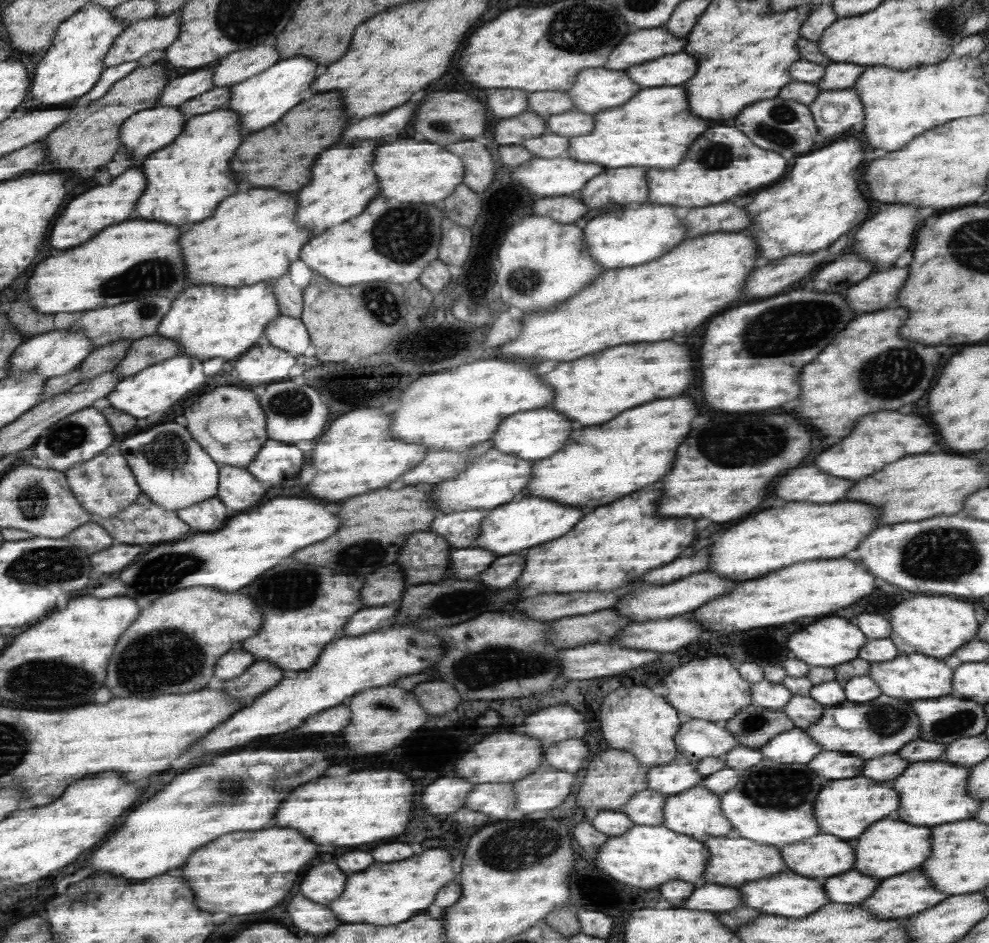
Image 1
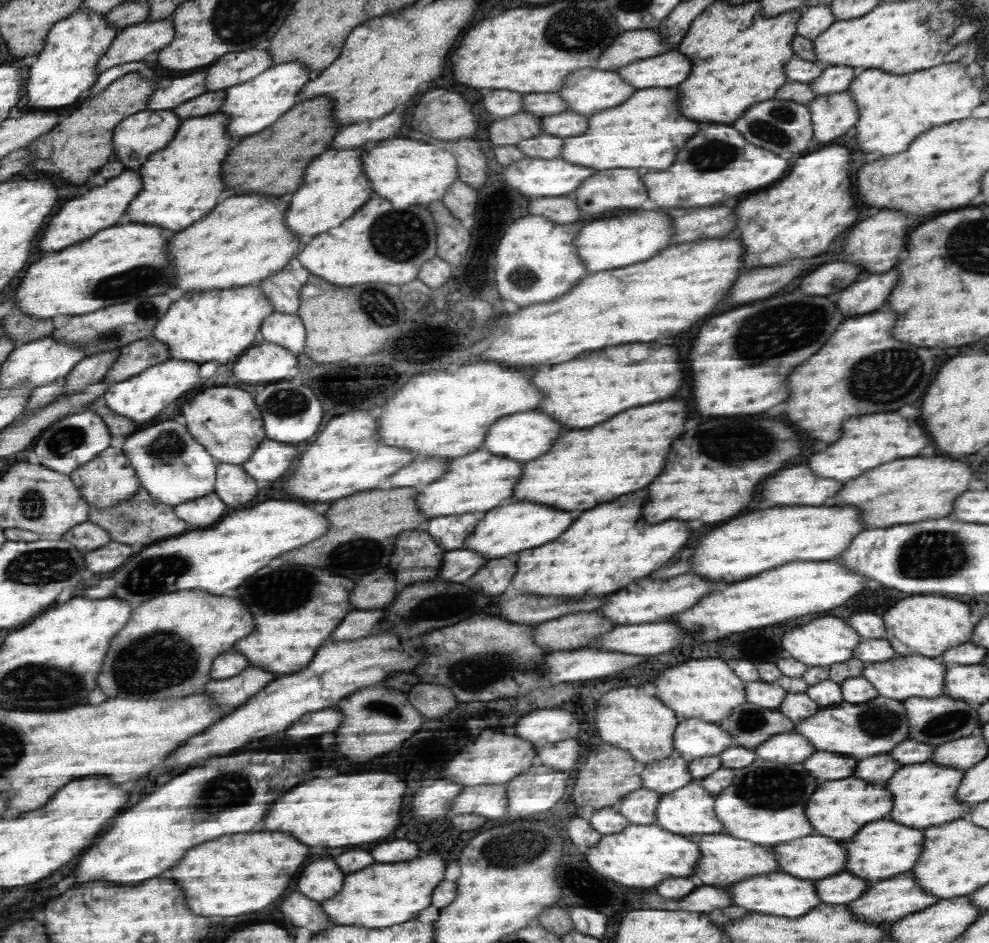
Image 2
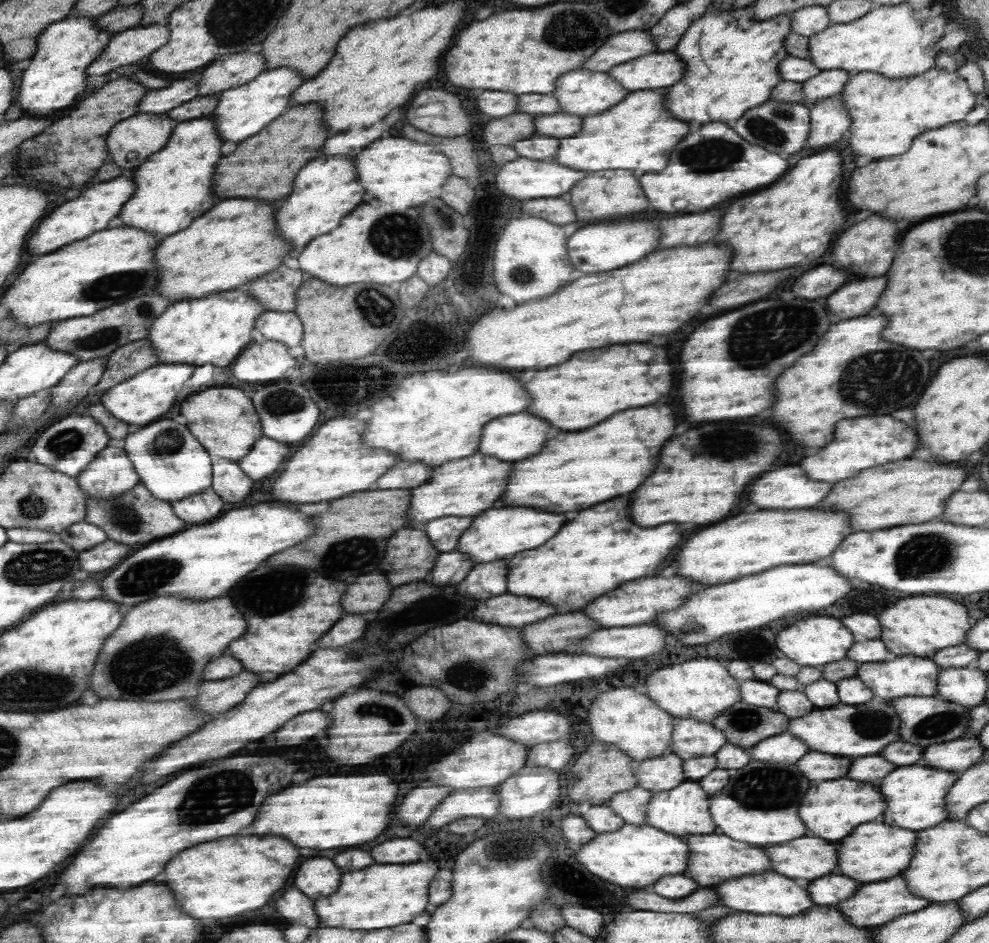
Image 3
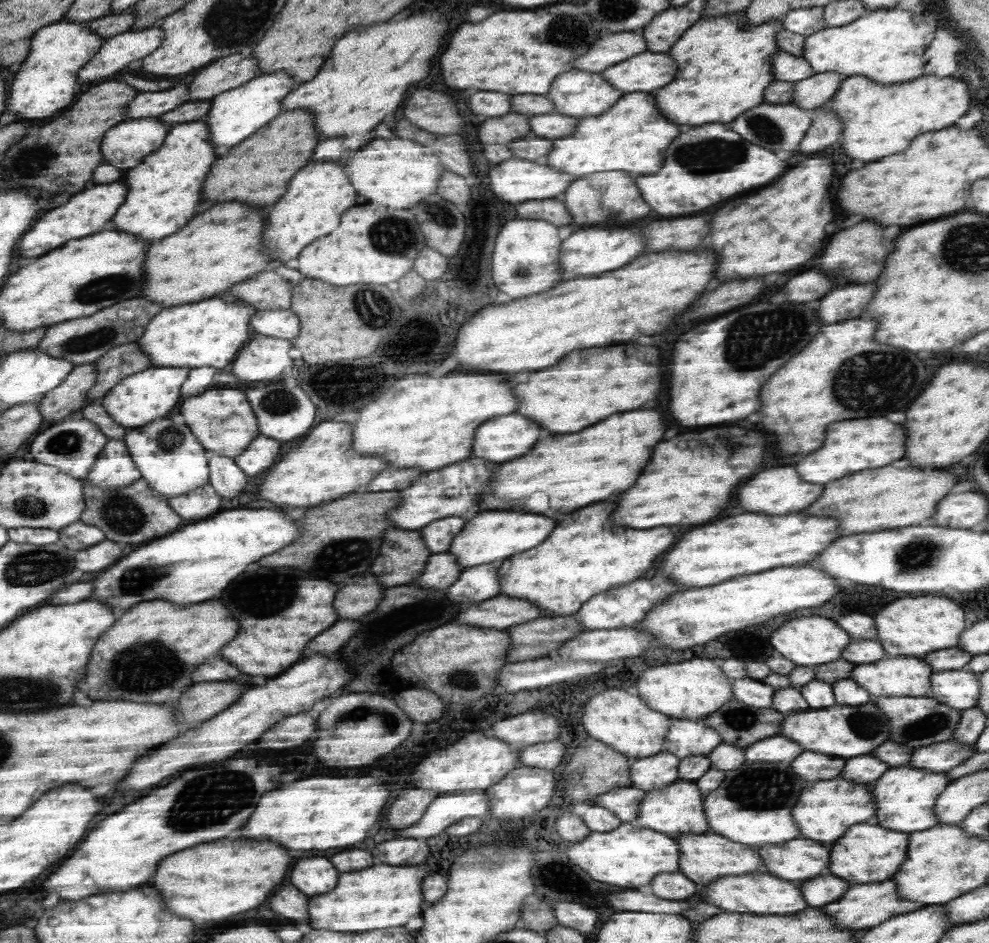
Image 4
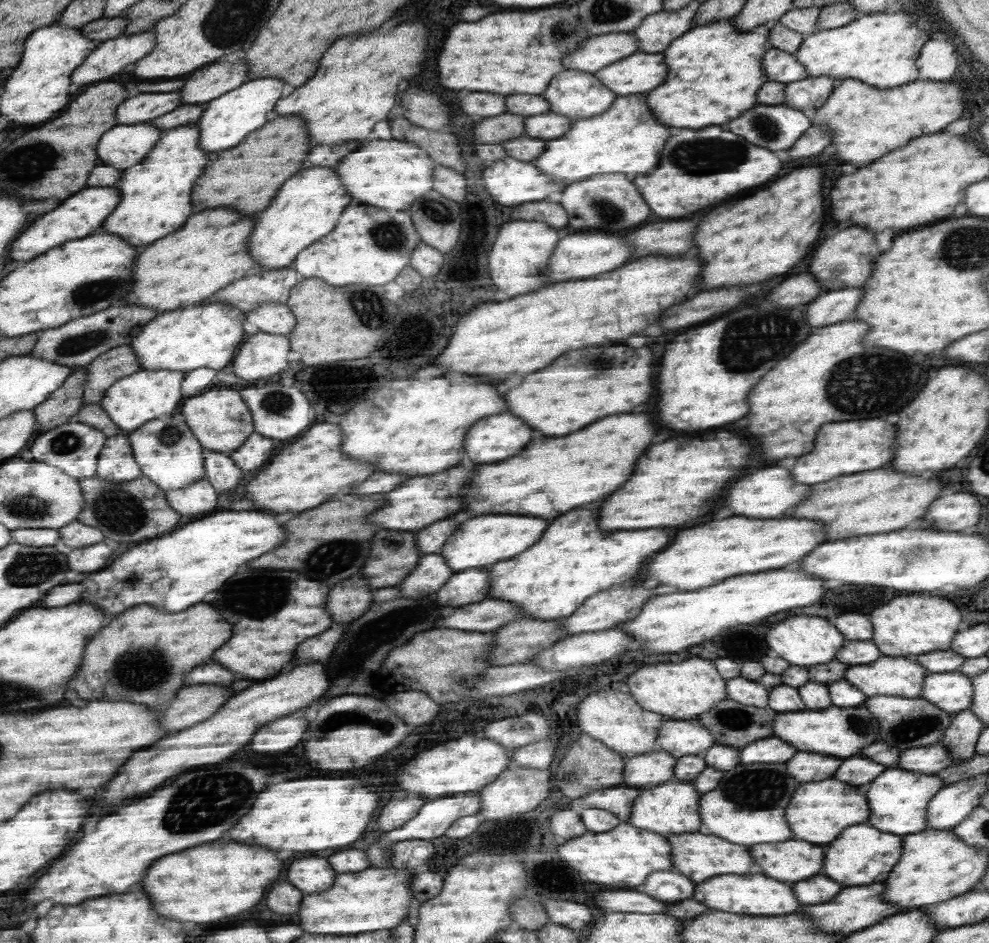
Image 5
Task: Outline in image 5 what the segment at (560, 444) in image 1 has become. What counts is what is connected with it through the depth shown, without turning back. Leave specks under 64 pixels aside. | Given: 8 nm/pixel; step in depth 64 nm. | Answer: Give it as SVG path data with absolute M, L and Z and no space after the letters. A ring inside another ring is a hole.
M510 412L502 416L490 416L490 420L482 420L482 424L479 420L471 426L466 438L466 446L470 446L470 460L478 464L490 464L490 462L512 458L532 440L532 434L534 430L524 420L520 420Z

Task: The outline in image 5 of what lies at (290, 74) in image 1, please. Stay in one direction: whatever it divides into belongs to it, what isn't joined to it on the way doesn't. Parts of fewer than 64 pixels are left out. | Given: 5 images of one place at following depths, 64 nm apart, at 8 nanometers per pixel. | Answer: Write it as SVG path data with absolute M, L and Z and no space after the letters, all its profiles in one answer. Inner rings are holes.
M276 78L249 79L236 90L207 102L200 120L195 123L202 140L206 140L201 144L202 148L208 152L216 152L216 150L228 150L238 146L247 136L268 122L268 114L274 112L276 100L284 96L284 86L286 84Z

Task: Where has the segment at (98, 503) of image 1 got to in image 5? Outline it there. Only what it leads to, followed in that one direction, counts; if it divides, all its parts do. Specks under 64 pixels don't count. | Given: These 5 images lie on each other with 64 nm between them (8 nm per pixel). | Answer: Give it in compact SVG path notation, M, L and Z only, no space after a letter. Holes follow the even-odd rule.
M126 436L107 439L105 448L97 460L97 477L103 482L129 482L138 479L143 473L132 458L132 448Z

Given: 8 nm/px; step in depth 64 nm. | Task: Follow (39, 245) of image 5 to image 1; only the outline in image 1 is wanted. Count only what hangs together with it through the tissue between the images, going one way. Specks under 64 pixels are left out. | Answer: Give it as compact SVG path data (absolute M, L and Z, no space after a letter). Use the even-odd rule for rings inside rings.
M128 170L122 176L114 178L114 182L106 186L96 186L94 190L80 194L80 198L70 200L70 208L66 208L62 216L58 216L58 224L54 224L54 236L50 236L50 244L58 250L80 246L92 240L92 236L96 236L102 228L128 220L136 208L138 198L144 194L144 188L146 188L144 172Z

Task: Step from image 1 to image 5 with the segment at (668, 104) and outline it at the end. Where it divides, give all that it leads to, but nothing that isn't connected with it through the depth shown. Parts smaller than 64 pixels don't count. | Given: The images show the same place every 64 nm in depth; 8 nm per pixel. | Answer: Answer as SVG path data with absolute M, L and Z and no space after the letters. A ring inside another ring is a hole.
M642 94L618 96L618 104L596 118L576 120L564 138L548 140L546 152L536 164L542 164L542 172L558 176L558 180L570 184L594 174L616 174L622 172L634 180L636 174L650 174L658 166L658 158L666 140L670 138L670 128L658 122Z

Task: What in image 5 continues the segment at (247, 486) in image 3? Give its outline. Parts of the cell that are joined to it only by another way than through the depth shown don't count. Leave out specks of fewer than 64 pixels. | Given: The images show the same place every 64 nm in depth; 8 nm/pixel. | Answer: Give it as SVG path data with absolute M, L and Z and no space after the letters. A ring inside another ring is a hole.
M204 449L203 455L205 478L216 488L216 492L222 494L222 492L228 492L228 490L236 490L242 484L244 474L236 466L236 461L232 456L210 449Z

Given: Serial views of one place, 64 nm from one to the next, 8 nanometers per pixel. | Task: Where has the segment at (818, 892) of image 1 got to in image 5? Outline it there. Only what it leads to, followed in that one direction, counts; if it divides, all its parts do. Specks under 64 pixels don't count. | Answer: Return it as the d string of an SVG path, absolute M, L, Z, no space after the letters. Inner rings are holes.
M764 874L750 876L716 876L714 880L706 880L706 884L698 884L698 902L712 906L714 910L734 912L734 914L750 914L750 916L784 916L792 914L800 908L792 886L778 882Z

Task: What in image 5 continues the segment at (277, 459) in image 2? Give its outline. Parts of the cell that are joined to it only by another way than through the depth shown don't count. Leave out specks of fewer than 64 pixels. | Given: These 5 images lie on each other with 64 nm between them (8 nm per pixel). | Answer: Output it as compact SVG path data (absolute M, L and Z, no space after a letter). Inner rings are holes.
M257 432L254 436L250 435L247 442L246 446L239 448L240 452L234 451L230 456L235 461L238 460L238 464L242 464L244 472L256 472L264 468L274 456L274 442L270 440L270 437L262 436Z

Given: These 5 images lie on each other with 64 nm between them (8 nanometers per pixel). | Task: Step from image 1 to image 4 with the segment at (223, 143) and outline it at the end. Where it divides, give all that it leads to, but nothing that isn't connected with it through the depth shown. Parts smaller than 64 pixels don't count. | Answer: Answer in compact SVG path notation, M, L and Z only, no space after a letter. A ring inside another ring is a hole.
M204 121L172 125L162 147L146 156L143 161L146 164L128 172L126 184L130 184L130 200L126 200L126 208L118 212L116 228L122 232L138 232L146 236L146 240L160 240L186 226L188 220L198 214L204 178L216 160L215 146L210 143L209 128Z

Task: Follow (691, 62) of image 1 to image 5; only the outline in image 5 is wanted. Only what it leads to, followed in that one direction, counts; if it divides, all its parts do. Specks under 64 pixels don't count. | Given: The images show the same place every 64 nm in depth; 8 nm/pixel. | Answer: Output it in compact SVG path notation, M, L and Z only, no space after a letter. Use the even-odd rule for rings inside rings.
M636 52L618 64L614 62L602 68L596 76L602 76L602 80L606 80L603 83L610 89L614 88L618 96L650 92L668 76L668 66L664 64L662 54Z

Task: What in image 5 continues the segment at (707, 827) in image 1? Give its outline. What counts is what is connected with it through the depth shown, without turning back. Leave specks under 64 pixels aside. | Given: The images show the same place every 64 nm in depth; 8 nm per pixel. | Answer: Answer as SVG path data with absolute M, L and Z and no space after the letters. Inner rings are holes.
M674 778L660 786L642 790L631 810L631 818L626 821L639 829L660 832L662 835L698 832L698 830L702 830L703 826L699 815L700 800L701 794L692 782Z

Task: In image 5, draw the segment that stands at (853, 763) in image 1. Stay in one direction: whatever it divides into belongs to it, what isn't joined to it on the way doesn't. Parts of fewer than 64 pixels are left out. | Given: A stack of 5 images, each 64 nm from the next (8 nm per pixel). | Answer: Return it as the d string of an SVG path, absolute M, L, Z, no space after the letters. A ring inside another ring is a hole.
M796 752L788 760L788 764L790 764L790 772L794 772L798 780L812 782L812 780L832 778L834 772L840 768L842 760L832 756L820 756L814 752Z

